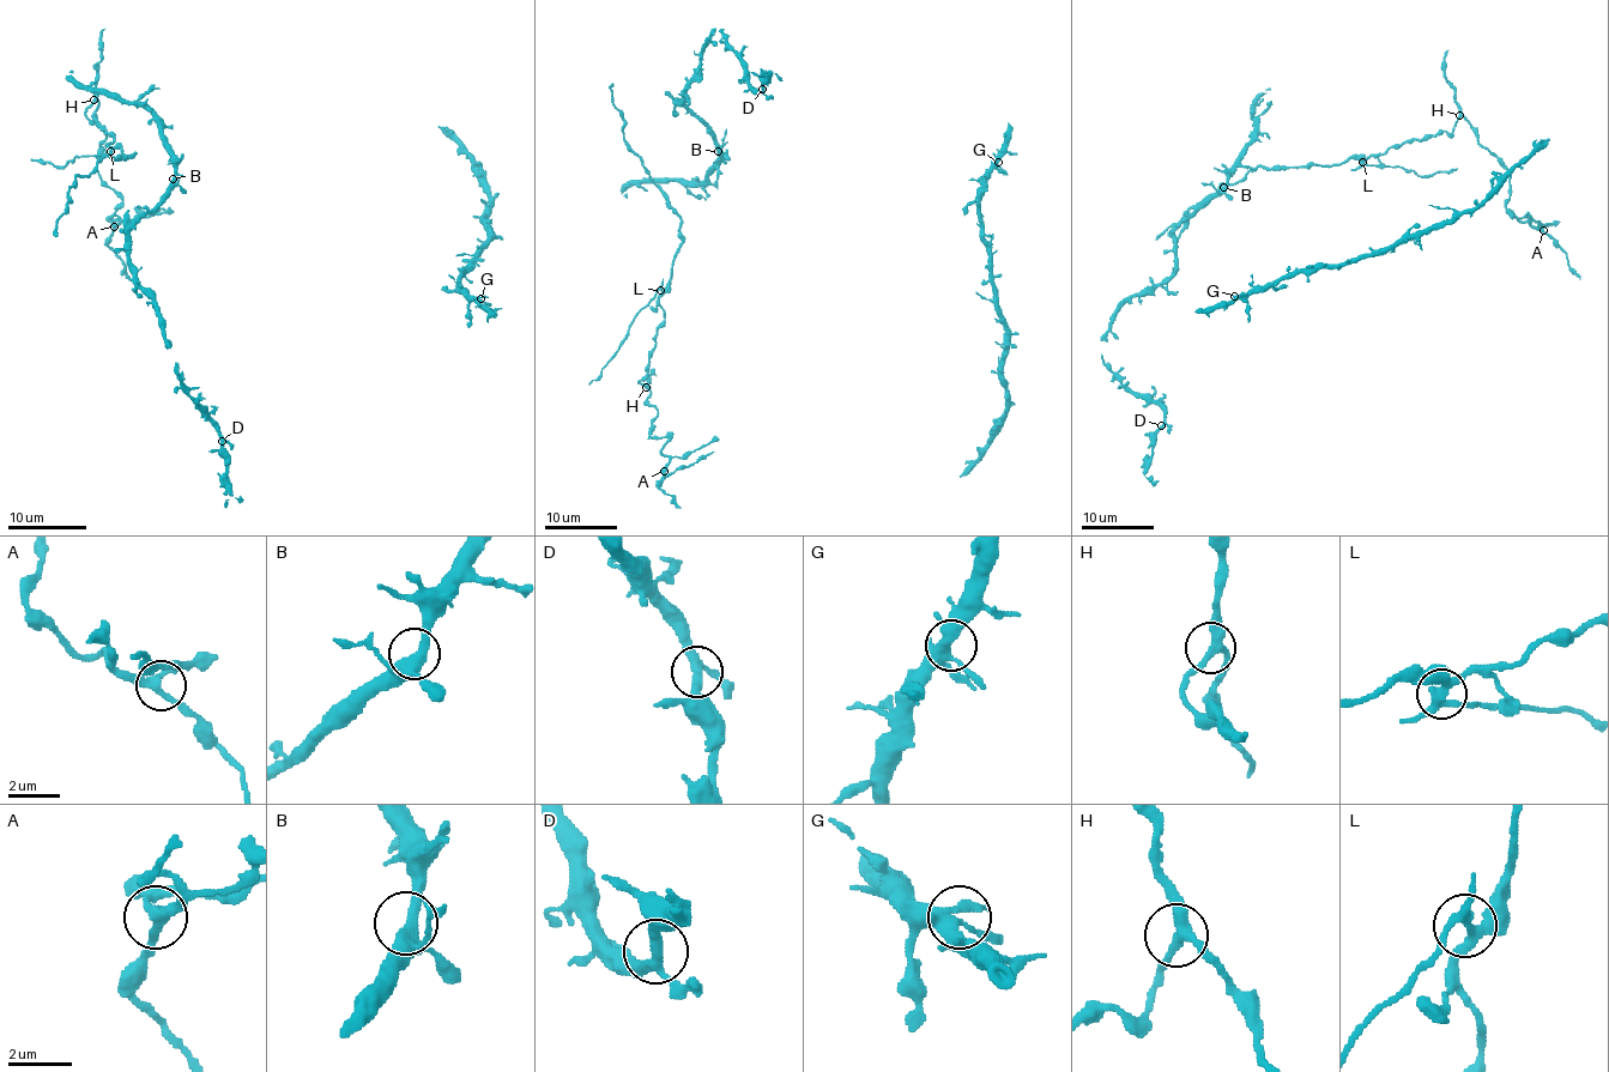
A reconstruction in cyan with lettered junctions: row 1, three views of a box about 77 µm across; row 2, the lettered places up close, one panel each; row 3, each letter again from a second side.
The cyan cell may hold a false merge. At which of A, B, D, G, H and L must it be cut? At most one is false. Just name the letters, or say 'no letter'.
L

